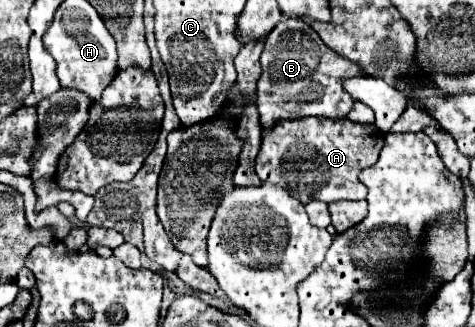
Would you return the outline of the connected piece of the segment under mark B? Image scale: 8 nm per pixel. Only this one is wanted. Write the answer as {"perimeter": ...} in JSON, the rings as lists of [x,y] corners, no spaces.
{"perimeter":[[[282,19],[266,37],[262,51],[262,77],[258,81],[258,111],[264,129],[280,119],[302,119],[308,115],[342,119],[354,101],[342,89],[342,81],[362,75],[360,67],[338,57],[324,45],[318,33],[302,19]]]}

